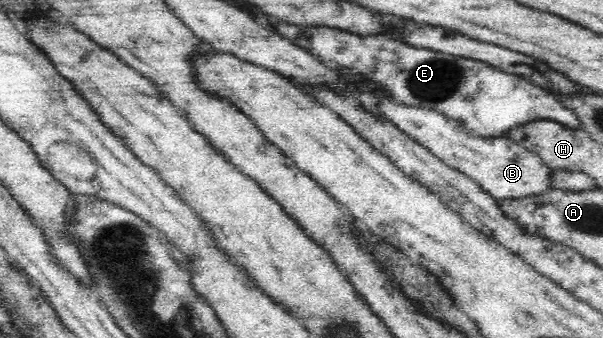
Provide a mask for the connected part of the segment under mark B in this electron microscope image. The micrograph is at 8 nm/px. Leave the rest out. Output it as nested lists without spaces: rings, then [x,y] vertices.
[[[380,97],[376,108],[381,116],[394,123],[404,134],[430,150],[448,167],[453,167],[473,179],[493,199],[517,199],[542,195],[552,187],[552,169],[528,148],[507,136],[480,137],[464,132],[459,121],[444,116],[432,108],[394,102],[392,97]]]

